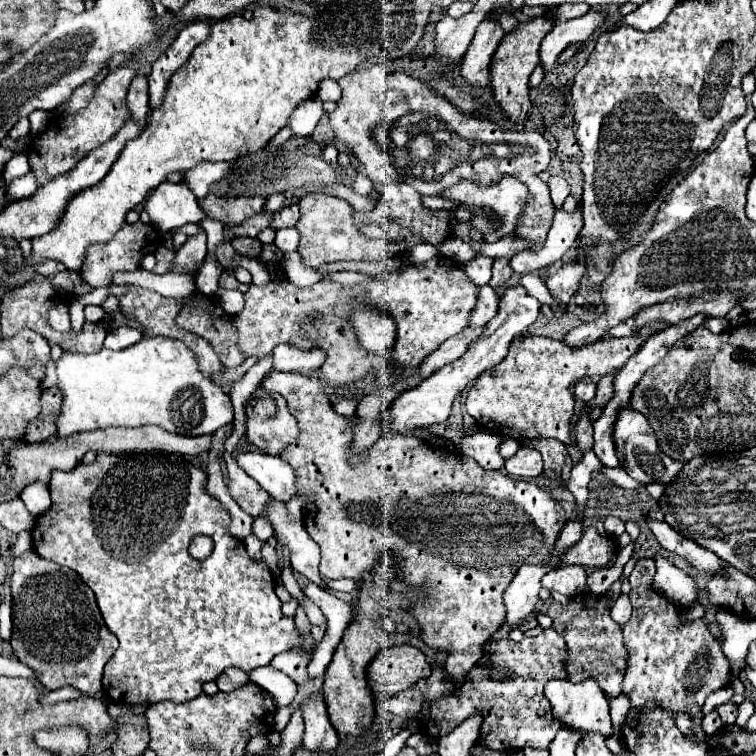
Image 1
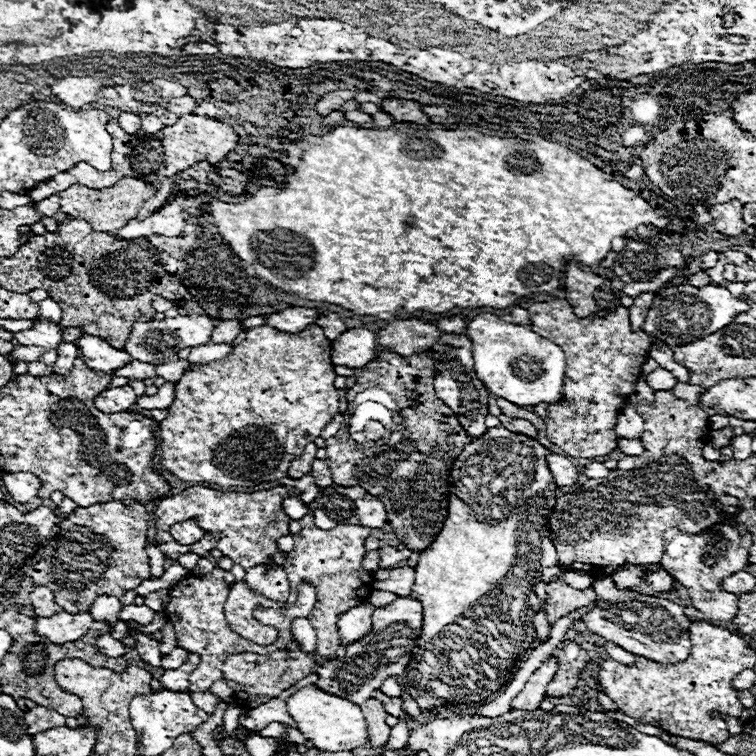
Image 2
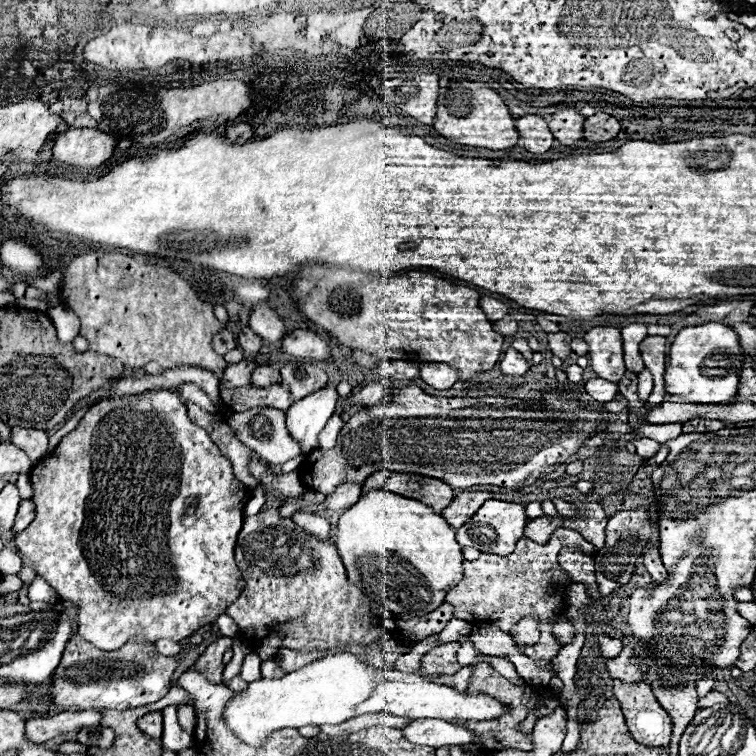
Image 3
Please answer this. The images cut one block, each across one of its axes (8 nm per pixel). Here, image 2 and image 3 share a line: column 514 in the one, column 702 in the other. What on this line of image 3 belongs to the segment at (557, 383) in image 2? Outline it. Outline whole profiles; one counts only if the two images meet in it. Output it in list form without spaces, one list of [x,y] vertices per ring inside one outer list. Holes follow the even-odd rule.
[[[720,322],[686,326],[670,346],[664,370],[664,390],[672,396],[686,398],[690,404],[726,404],[738,392],[740,370],[742,352],[736,332]]]

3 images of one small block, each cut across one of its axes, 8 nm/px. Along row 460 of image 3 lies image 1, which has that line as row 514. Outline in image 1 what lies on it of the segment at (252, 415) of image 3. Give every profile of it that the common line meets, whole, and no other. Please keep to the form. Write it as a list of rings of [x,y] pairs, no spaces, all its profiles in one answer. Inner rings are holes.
[[[270,502],[266,508],[266,518],[272,522],[274,536],[280,540],[280,544],[286,544],[290,548],[292,568],[302,576],[306,576],[308,580],[316,582],[318,586],[324,586],[324,578],[320,578],[318,572],[320,548],[308,536],[302,522],[300,520],[290,522],[286,514],[286,506],[282,502]]]

